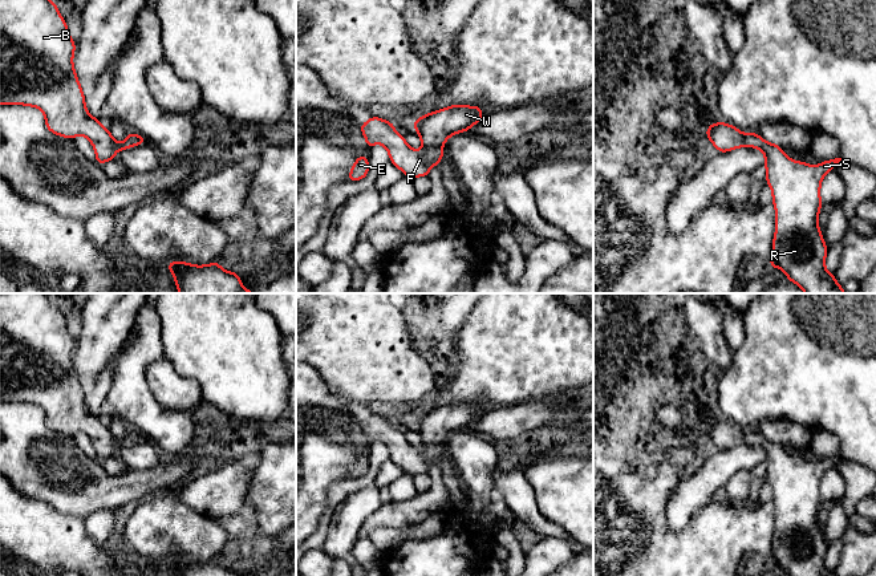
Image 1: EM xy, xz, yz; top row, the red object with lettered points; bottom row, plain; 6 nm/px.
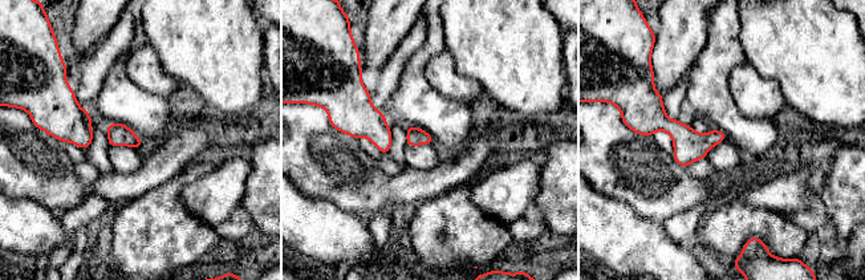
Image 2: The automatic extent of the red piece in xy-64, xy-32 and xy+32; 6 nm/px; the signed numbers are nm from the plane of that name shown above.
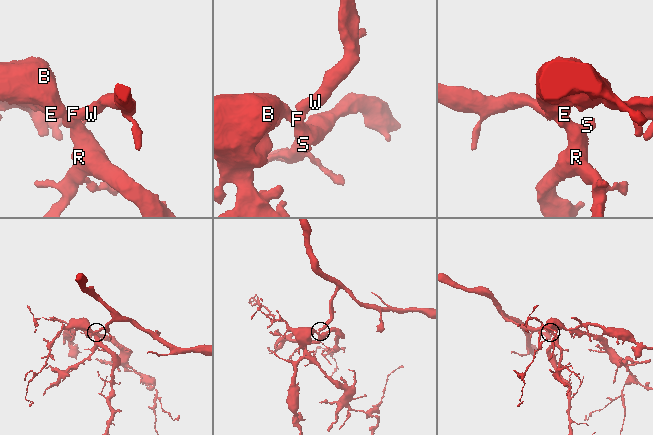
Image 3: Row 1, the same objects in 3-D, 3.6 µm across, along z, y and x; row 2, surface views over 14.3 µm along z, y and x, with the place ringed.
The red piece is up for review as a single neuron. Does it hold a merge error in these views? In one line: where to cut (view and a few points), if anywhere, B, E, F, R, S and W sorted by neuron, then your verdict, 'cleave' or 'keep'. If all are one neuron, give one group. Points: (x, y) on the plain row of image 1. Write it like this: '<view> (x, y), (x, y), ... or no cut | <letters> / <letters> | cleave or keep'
no cut | B E F R S W | keep

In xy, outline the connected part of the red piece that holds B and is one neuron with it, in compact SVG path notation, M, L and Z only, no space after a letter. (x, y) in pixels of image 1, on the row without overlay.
M0 293L0 402L25 402L40 406L45 413L46 426L60 434L73 437L85 433L96 449L98 462L113 458L115 449L147 441L141 431L127 430L119 441L98 415L93 415L85 403L85 392L73 364L76 341L72 337L56 299L45 293Z

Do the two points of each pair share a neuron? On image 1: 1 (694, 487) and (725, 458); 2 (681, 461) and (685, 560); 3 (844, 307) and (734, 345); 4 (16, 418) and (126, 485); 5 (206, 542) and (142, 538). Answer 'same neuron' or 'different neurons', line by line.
1: same neuron
2: same neuron
3: different neurons
4: same neuron
5: same neuron

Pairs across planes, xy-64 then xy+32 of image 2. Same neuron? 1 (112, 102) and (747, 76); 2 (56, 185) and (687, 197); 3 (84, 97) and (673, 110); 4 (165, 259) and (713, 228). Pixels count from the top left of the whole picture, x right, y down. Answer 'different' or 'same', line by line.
1: different
2: same
3: same
4: same

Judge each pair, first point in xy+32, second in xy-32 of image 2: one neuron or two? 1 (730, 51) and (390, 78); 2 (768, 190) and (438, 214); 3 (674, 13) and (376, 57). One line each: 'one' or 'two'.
1: two
2: two
3: one

